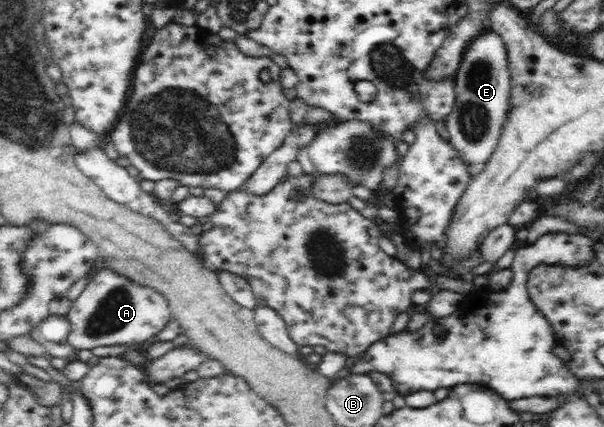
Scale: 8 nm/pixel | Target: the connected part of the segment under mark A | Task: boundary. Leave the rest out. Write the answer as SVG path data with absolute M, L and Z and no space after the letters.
M110 268L99 269L66 314L71 323L67 340L76 350L99 346L145 342L155 338L169 320L174 319L167 299L154 289L135 284L126 275Z

